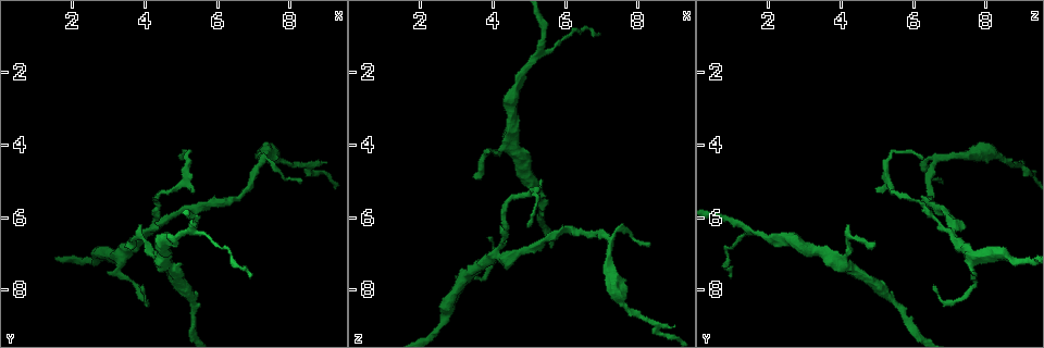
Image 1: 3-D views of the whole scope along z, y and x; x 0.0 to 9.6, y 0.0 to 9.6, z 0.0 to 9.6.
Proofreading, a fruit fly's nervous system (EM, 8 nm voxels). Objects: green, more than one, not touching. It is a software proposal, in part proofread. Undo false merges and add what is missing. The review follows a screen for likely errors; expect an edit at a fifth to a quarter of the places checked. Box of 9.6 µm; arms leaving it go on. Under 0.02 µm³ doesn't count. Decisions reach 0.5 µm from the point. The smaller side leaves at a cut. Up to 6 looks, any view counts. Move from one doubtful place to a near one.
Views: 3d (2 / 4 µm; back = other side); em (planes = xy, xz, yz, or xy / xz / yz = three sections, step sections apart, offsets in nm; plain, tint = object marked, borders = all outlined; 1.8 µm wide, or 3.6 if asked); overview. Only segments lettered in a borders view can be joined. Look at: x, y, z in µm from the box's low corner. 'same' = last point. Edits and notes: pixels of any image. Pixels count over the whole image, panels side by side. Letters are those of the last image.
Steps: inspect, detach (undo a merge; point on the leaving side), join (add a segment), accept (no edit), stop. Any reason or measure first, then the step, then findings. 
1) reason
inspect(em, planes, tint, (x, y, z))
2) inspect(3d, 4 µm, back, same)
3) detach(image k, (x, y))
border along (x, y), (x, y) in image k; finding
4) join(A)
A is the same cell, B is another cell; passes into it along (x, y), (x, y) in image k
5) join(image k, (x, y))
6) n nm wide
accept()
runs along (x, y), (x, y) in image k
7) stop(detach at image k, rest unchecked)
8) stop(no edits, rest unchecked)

branch stops here
inspect(3d, 4 µm, (3.55, 6.60, 4.90))

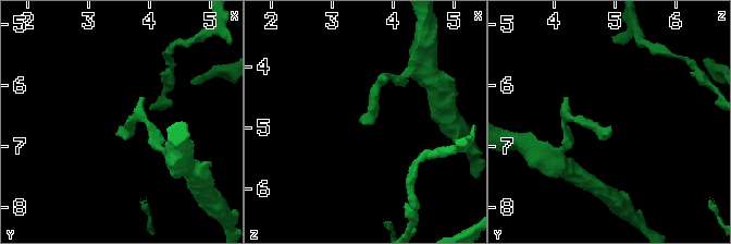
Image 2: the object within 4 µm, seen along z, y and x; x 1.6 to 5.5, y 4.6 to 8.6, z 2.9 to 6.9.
inspect(em, planes, borders, (3.55, 6.65, 4.90))

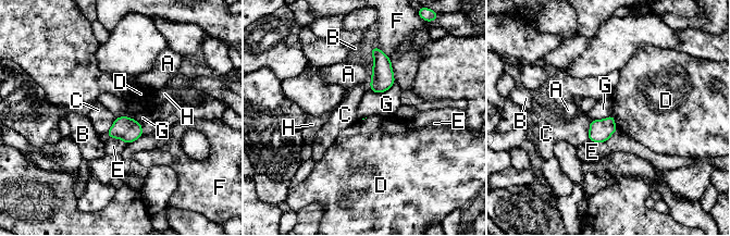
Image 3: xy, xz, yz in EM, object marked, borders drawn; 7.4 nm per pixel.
accept()
A, B, C, D, E, F, G and H are other cells; no lettered segment goes on from it

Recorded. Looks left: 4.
abrupt turn
inspect(3d, 4 µm, (4.15, 6.40, 7.05))

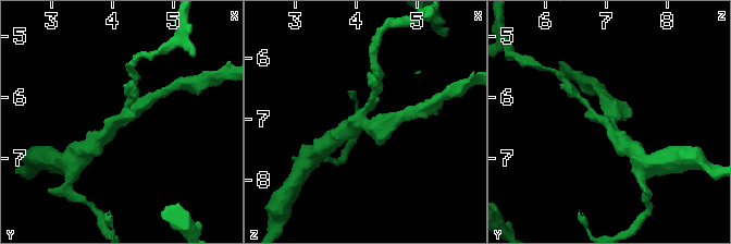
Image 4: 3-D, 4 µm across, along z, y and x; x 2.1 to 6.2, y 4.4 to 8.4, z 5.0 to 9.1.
3 arms; shape alone is not enough
inspect(em, 3.6 µm, planes, plain, (4.15, 6.35, 7.05))

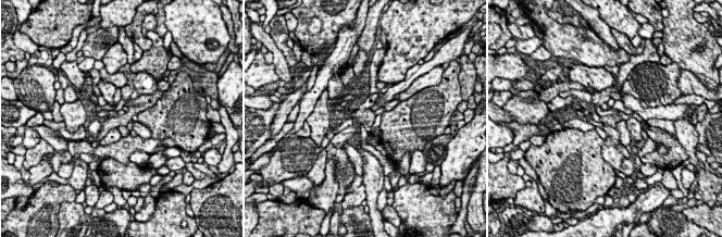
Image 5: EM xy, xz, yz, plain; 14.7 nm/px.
inspect(em, 3.6 µm, planes, borders, same)

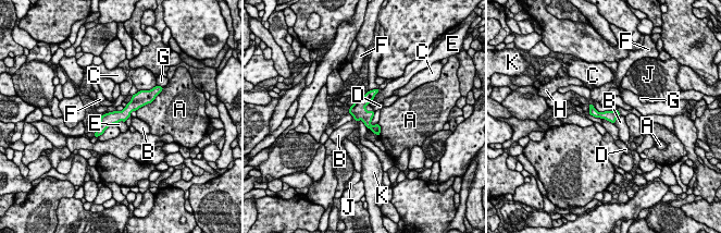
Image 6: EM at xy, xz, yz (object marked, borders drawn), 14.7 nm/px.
160 nm wide
accept()
A, B, C, D, E, F, G, H, J and K are other cells; all the same neuron

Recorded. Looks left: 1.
free end
inspect(em, planes, borders, (8.95, 4.45, 9.05))

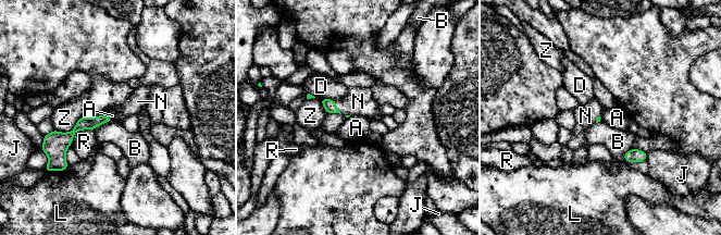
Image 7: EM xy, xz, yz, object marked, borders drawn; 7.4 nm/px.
join(N)
N is the same cell, A, B, D, J, L, R and Z are other cells; passes into it along (328, 104), (335, 107), (358, 101) in image 7; the neuron continues

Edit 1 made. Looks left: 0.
stop(join at image 7, rest unchecked)

